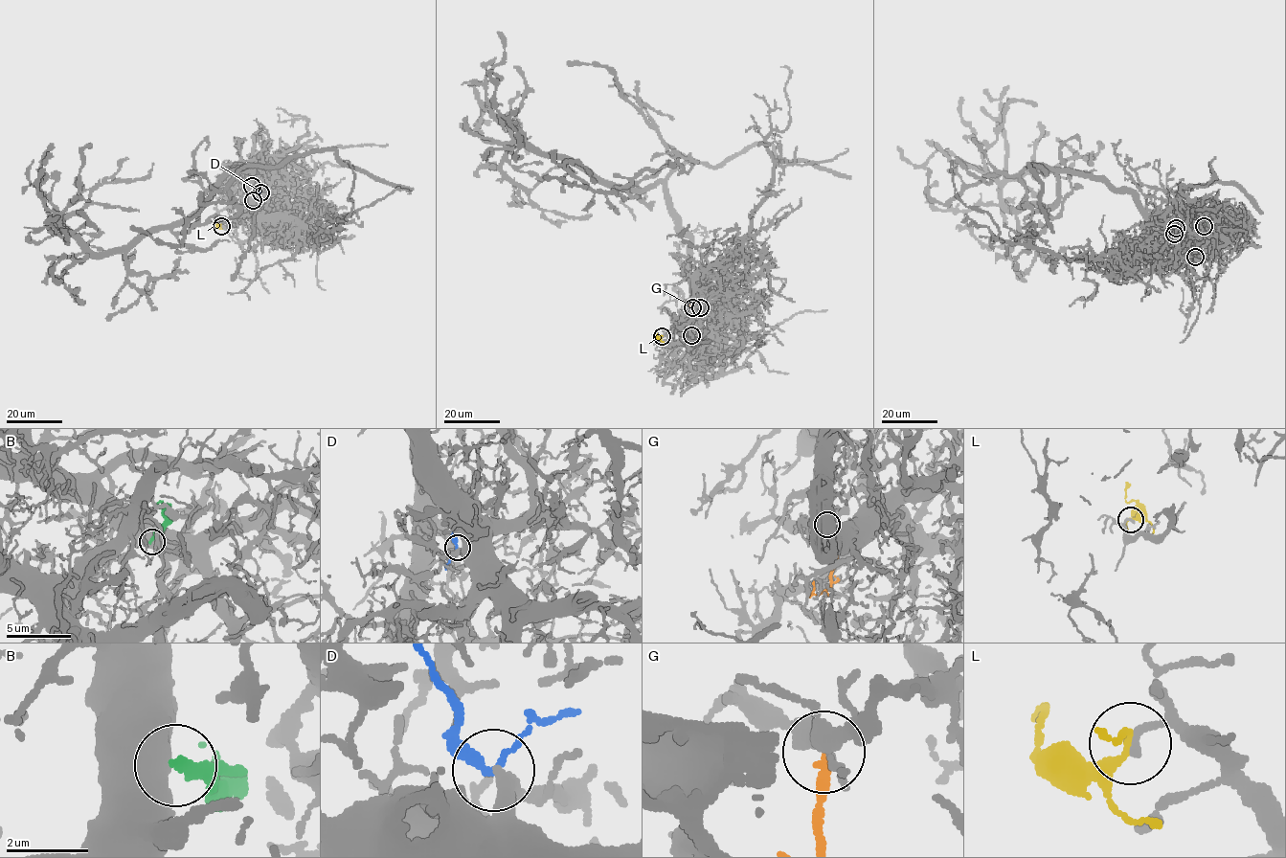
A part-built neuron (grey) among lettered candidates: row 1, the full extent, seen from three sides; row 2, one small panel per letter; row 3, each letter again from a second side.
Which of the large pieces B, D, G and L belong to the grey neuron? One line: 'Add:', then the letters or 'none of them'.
Add: none of them

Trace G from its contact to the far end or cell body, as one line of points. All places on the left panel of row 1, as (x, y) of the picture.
G: (253, 200), (254, 212), (251, 215), (250, 213)

